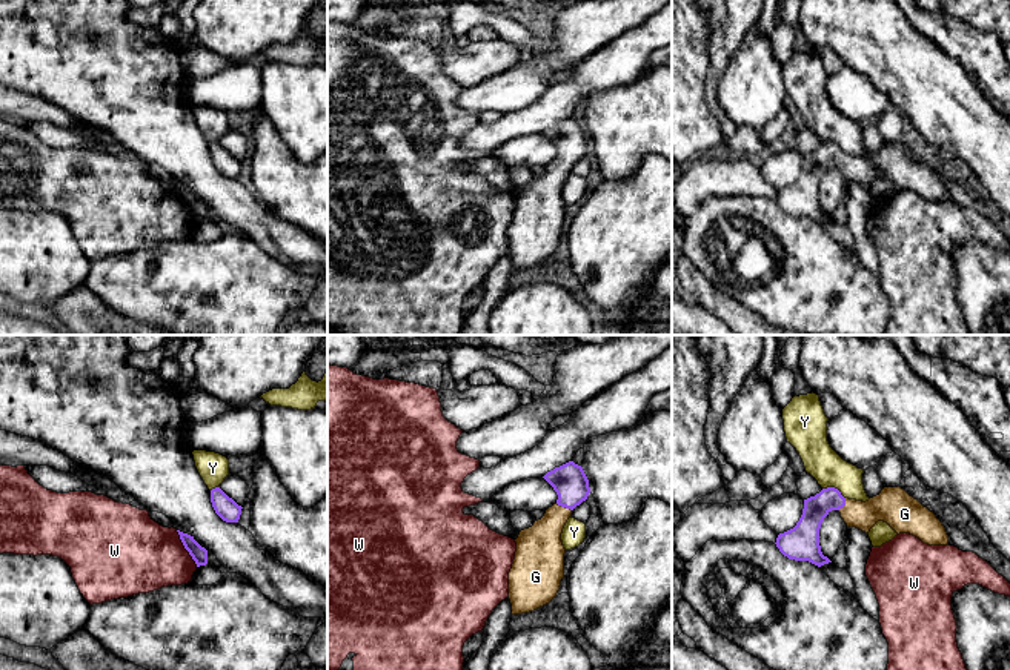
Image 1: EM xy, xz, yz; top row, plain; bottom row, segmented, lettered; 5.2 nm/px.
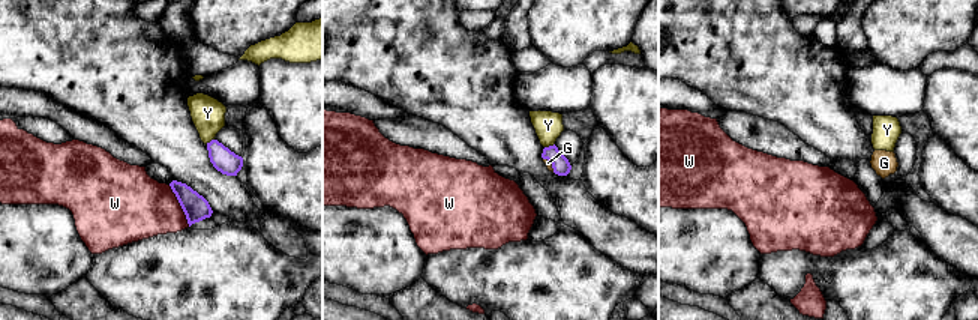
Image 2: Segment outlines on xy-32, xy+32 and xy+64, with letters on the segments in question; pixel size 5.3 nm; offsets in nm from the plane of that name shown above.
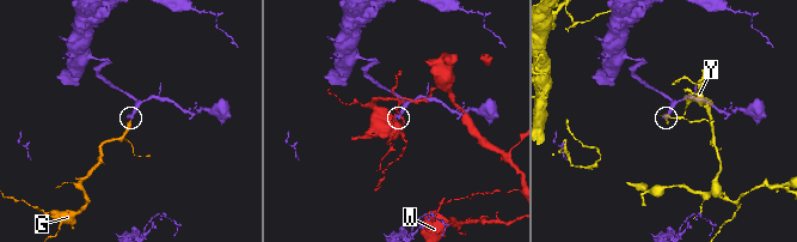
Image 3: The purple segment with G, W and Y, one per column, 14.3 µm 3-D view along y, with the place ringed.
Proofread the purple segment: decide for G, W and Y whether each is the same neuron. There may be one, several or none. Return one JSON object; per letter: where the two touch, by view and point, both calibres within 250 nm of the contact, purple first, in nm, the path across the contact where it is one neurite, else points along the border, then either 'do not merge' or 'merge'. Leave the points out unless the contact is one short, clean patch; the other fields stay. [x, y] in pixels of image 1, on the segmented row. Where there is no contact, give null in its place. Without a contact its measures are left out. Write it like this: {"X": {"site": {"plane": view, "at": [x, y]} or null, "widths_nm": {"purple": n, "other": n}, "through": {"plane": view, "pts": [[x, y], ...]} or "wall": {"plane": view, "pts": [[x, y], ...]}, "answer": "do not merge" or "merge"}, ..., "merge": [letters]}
{"G": {"site": {"plane": "xz", "at": [563, 506]}, "widths_nm": {"purple": 180, "other": 240}, "through": {"plane": "xz", "pts": [[569, 481], [569, 498], [563, 506], [540, 547]]}, "answer": "merge"}, "W": {"site": {"plane": "xy", "at": [185, 547]}, "widths_nm": {"purple": 90, "other": 400}, "answer": "do not merge"}, "Y": {"site": {"plane": "yz", "at": [833, 487]}, "widths_nm": {"purple": 130, "other": 180}, "answer": "do not merge"}, "merge": ["G"]}

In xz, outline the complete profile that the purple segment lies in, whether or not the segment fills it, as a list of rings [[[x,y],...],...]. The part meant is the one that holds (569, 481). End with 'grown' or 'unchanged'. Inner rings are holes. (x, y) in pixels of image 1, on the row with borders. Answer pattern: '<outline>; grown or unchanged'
[[[569,461],[543,476],[556,492],[556,502],[532,527],[520,532],[509,572],[512,615],[533,612],[549,604],[564,578],[563,529],[572,510],[587,499],[589,479],[581,466]]]; grown

